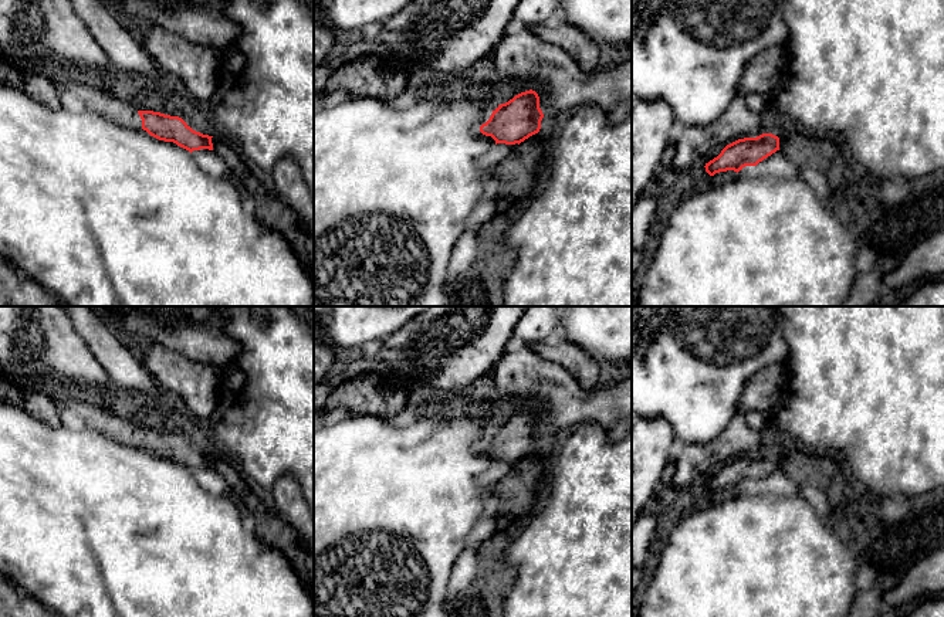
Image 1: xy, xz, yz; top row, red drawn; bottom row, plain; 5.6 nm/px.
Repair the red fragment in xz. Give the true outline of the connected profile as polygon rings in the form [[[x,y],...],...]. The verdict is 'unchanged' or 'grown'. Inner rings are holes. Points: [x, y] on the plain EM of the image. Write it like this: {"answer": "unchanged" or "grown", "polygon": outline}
{"answer": "unchanged", "polygon": [[[529,407],[498,423],[490,437],[480,444],[480,450],[491,454],[495,462],[520,462],[539,450],[542,435],[539,414]]]}

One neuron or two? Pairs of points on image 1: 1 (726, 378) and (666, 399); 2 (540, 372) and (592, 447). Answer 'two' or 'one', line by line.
1: one
2: two

